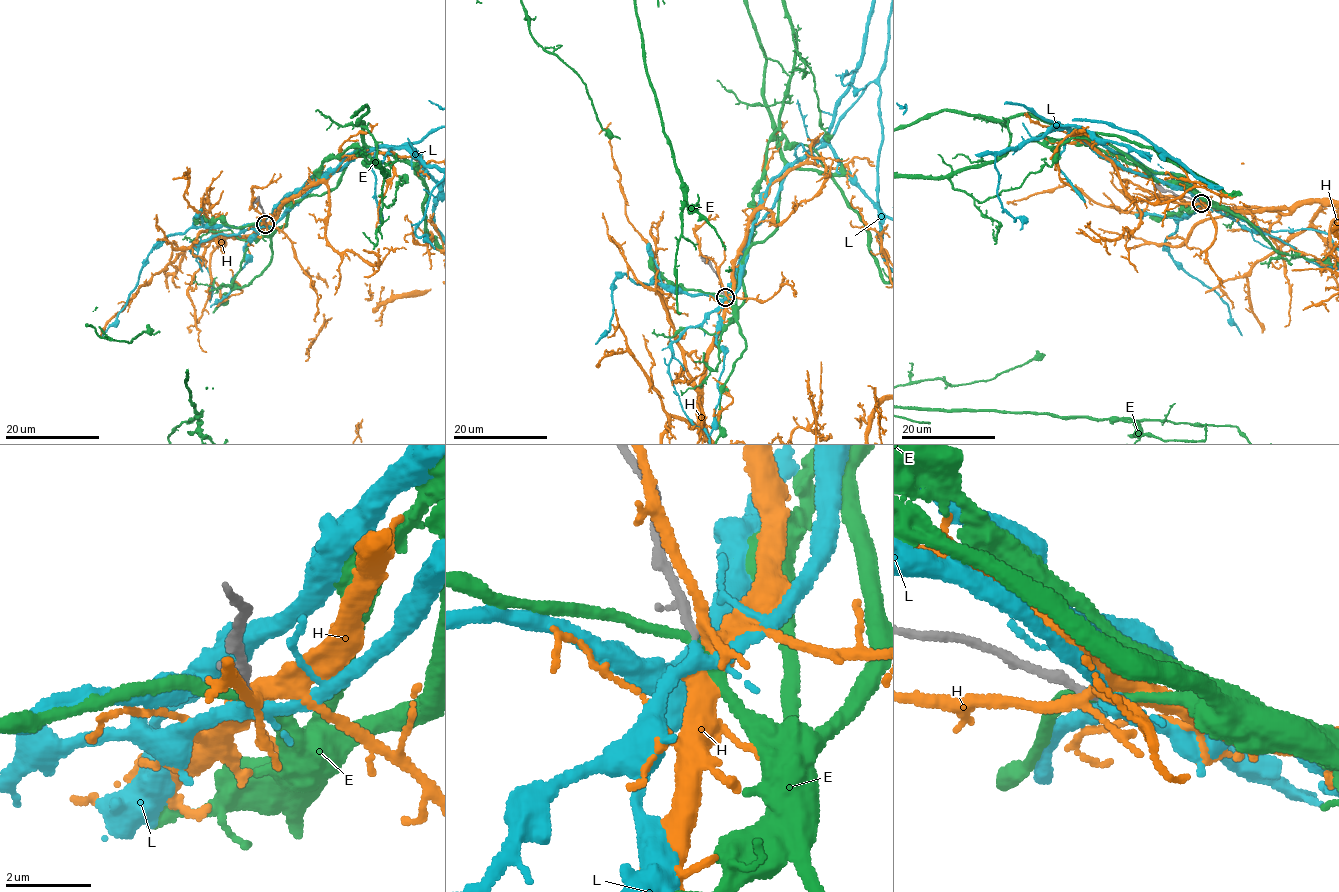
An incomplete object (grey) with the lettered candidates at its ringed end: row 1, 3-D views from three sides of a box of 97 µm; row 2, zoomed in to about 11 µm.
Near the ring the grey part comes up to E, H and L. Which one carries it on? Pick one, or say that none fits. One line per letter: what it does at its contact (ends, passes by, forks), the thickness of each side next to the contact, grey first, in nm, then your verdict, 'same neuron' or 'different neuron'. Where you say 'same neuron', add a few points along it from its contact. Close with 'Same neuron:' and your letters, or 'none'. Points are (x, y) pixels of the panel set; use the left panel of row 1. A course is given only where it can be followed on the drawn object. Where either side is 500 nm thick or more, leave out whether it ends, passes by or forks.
E: it passes by; calibres 150 and 240 nm; different neuron
H: it forks; calibres 240 and 320 nm; different neuron
L: it forks; calibres 140 and 220 nm; same neuron
Same neuron: L

